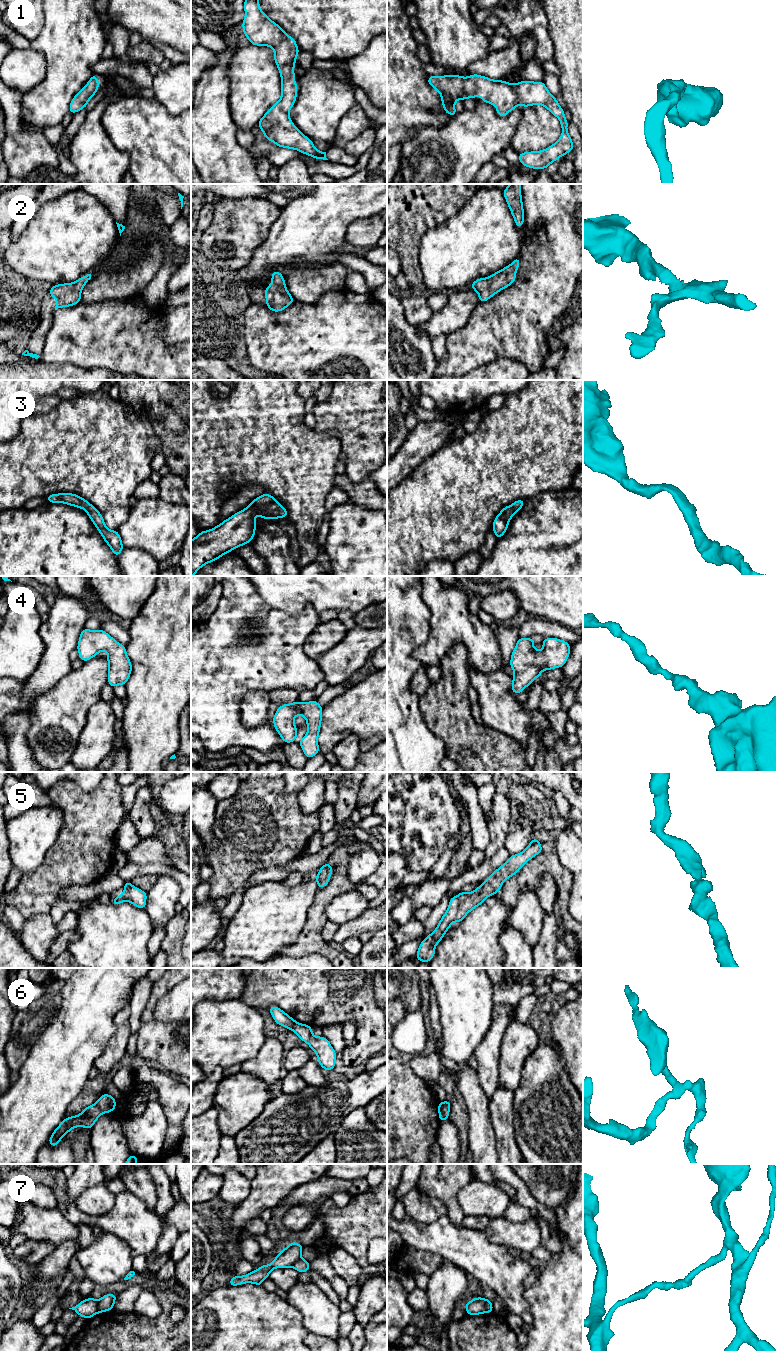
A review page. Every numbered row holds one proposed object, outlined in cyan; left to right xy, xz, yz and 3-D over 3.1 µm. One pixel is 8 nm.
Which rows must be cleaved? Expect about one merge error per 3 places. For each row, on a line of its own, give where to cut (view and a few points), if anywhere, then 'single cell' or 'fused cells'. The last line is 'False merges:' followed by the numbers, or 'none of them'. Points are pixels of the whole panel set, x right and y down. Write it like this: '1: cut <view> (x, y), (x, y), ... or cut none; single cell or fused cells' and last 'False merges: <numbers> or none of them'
1: cut none; single cell
2: cut none; single cell
3: cut none; single cell
4: cut none; single cell
5: cut none; single cell
6: cut xy (95, 1103), (102, 1112); fused cells
7: cut yz (477, 1297), (483, 1300), (486, 1311); fused cells
False merges: 6, 7

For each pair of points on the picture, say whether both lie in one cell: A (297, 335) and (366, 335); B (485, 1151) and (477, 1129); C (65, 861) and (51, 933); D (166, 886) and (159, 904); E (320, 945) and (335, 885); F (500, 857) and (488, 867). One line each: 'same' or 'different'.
A: same
B: same
C: different
D: same
E: same
F: same

